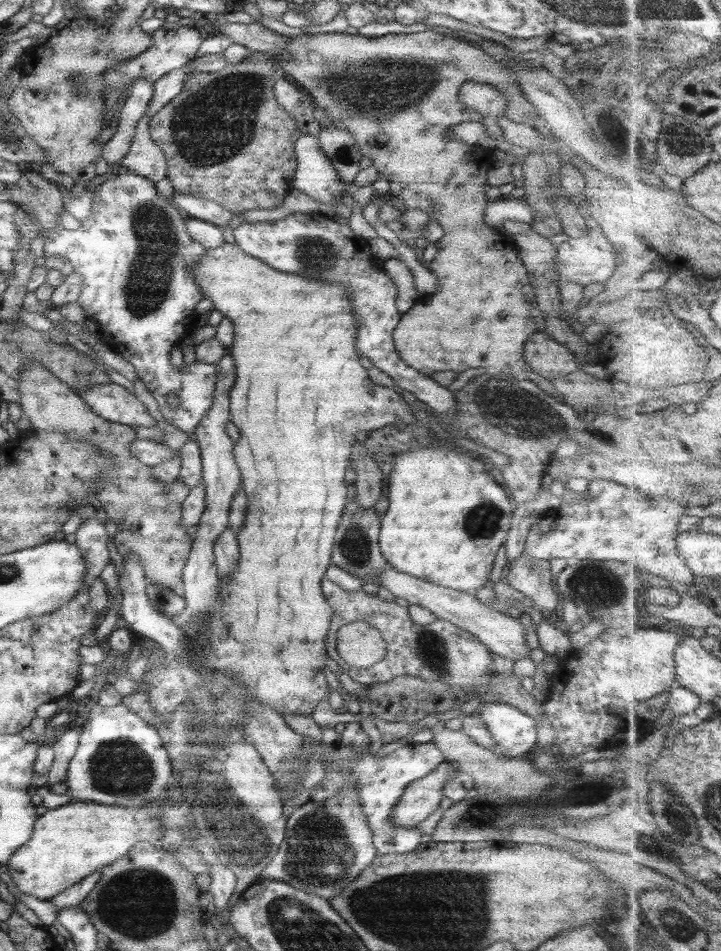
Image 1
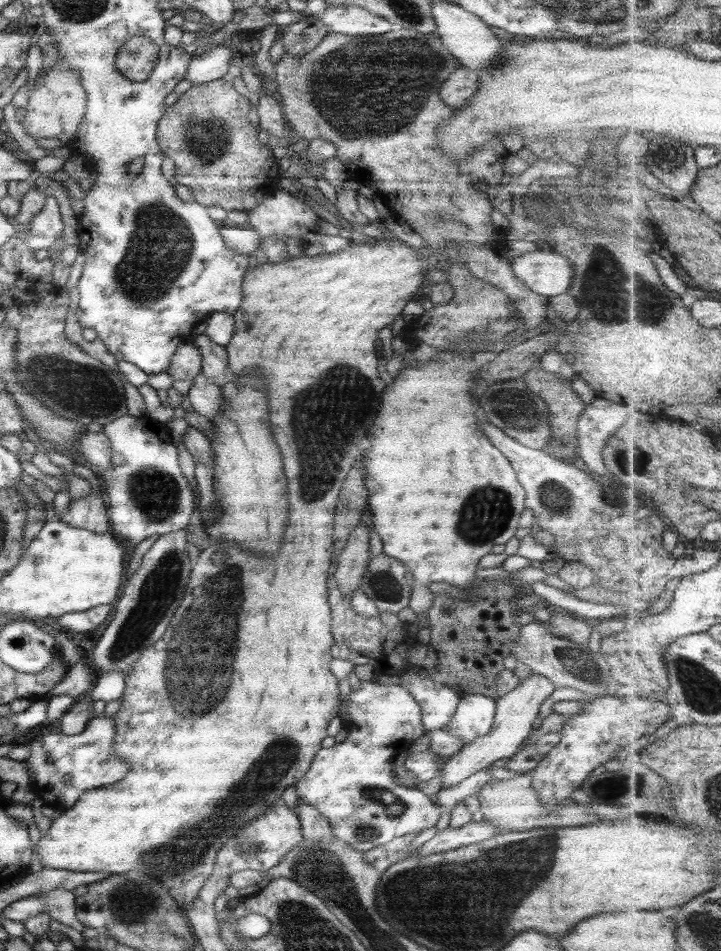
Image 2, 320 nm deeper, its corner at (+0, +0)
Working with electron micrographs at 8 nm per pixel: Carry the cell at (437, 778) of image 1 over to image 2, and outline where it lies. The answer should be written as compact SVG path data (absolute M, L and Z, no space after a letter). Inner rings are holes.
M531 673L527 679L517 683L515 688L496 699L496 709L489 732L483 737L461 747L449 760L440 765L438 775L441 779L441 789L449 788L461 782L470 774L490 765L501 764L521 749L527 736L533 731L531 724L537 716L541 702L553 692L554 686L544 676Z

